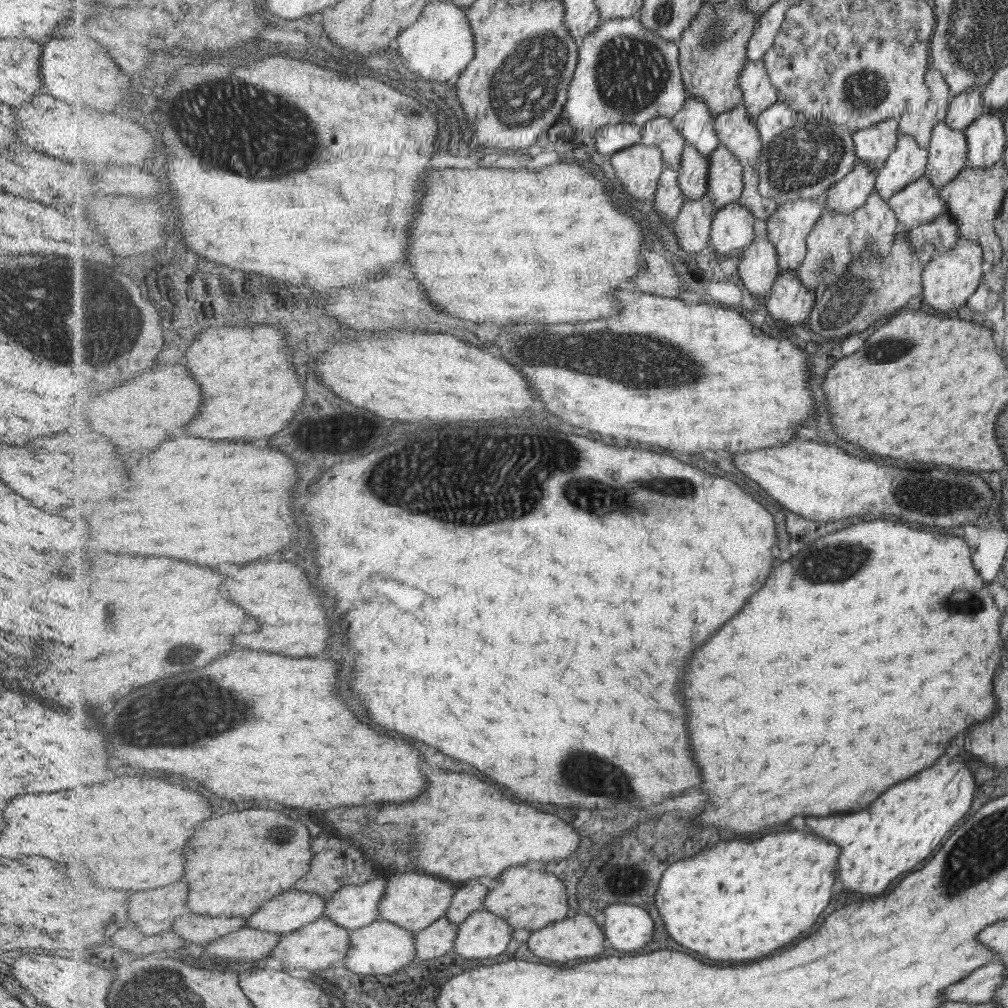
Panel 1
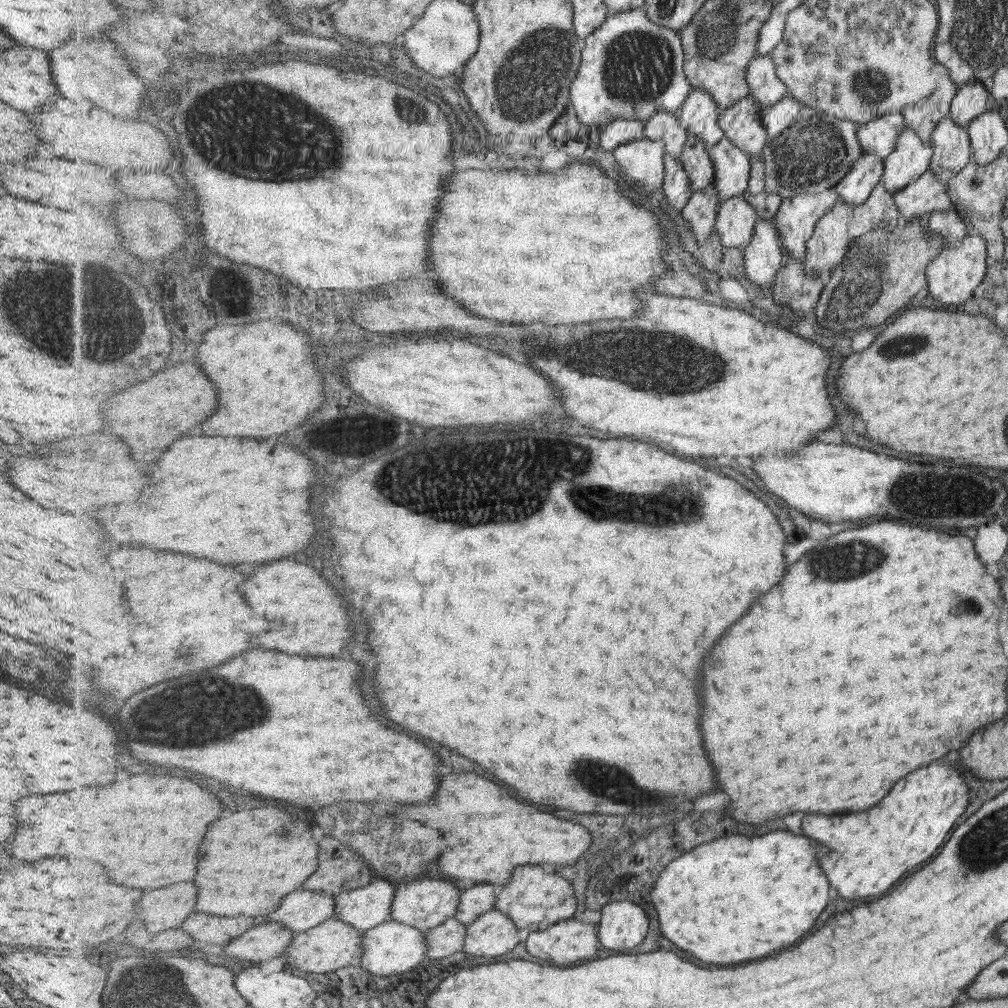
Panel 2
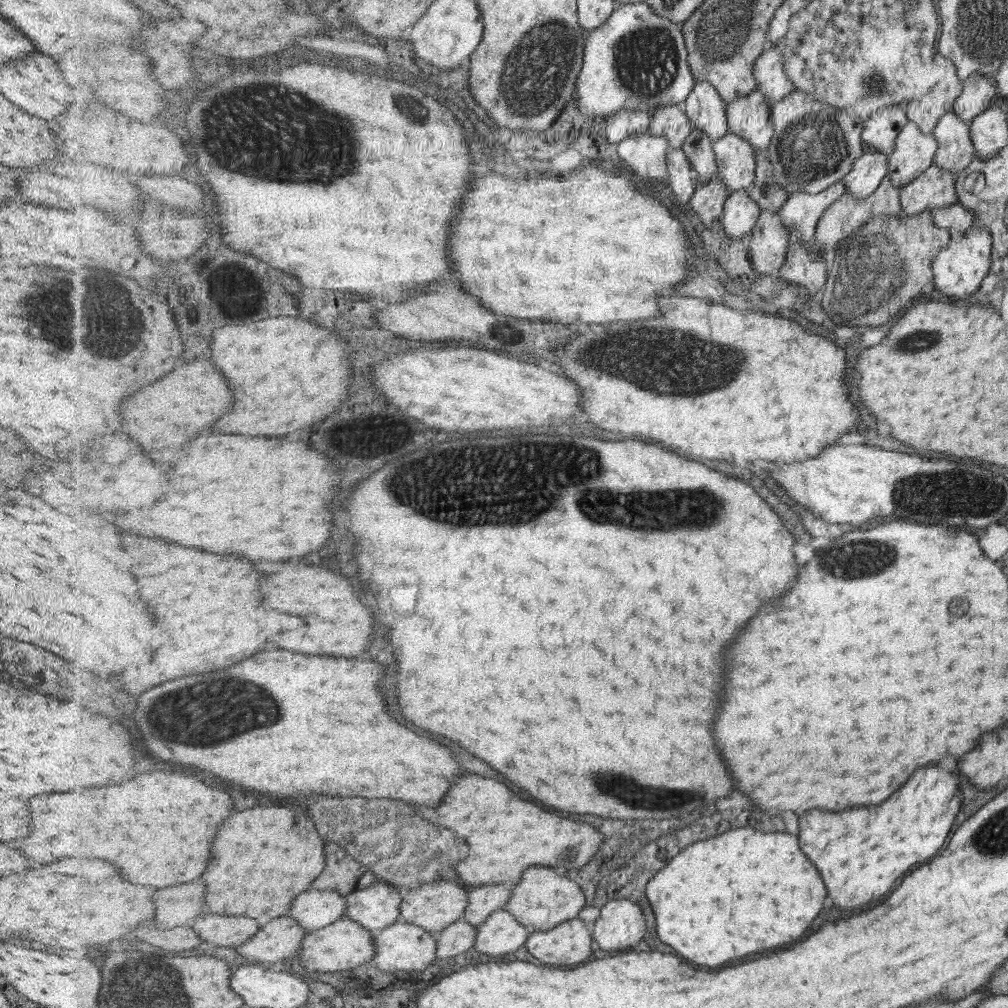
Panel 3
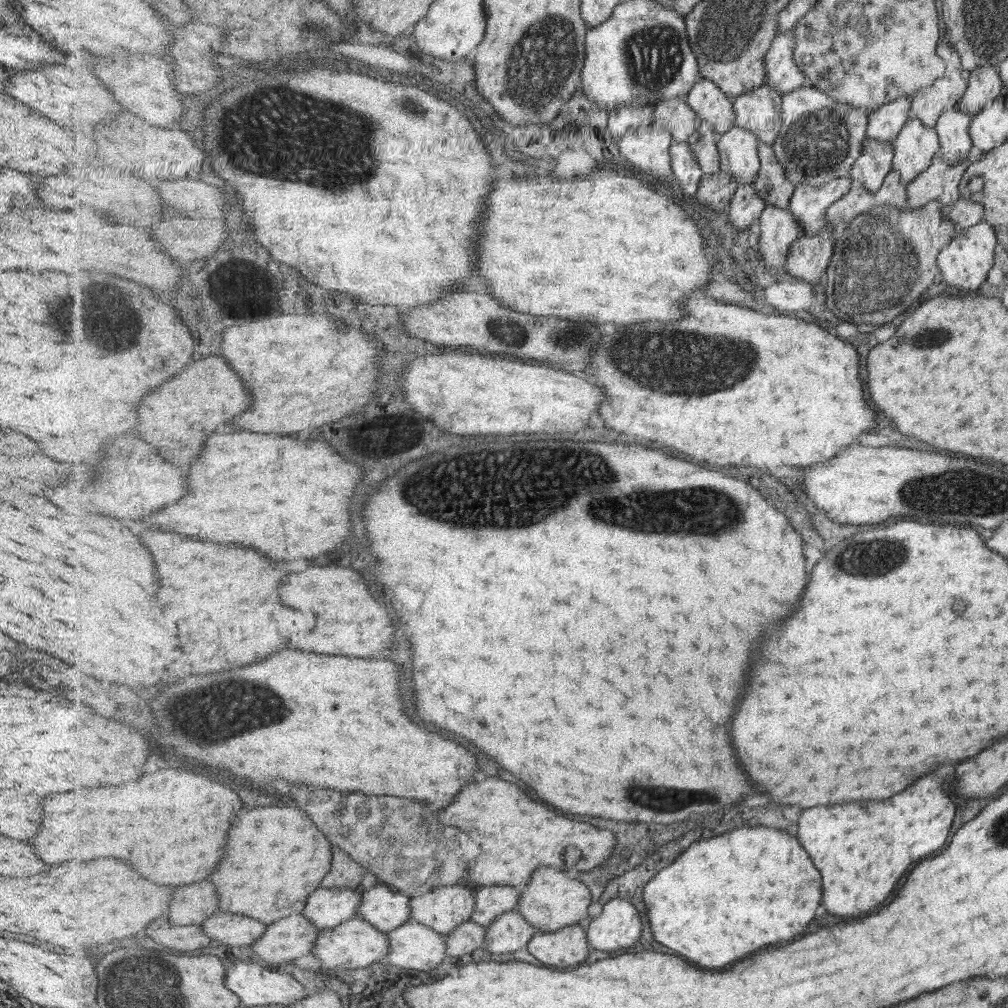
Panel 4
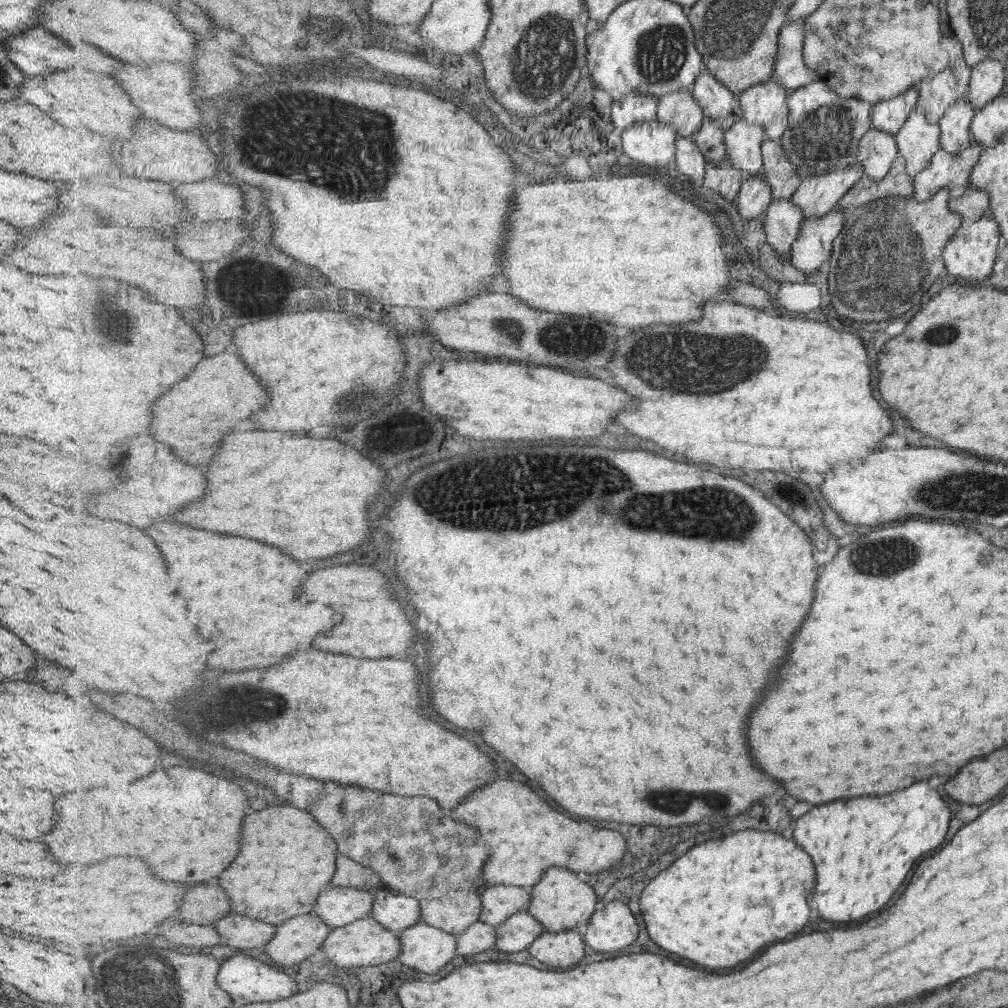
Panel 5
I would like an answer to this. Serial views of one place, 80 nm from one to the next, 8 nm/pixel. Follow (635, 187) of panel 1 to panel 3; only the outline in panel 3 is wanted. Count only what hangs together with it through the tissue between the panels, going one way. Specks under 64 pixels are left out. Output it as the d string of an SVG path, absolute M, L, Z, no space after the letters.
M650 133L627 138L618 144L618 156L639 176L638 180L670 178L668 169L669 140Z

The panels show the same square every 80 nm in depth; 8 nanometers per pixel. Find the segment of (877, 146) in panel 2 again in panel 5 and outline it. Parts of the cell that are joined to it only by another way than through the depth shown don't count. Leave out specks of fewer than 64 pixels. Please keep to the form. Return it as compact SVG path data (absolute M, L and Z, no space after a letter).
M913 87L905 94L879 102L873 108L873 126L896 136L912 116L918 97L918 87Z

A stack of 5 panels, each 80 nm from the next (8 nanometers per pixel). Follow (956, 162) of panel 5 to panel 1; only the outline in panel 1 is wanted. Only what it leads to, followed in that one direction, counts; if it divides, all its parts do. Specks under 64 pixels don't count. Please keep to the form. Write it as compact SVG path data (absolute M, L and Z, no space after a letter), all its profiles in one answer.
M923 176L894 194L888 201L900 220L899 229L905 231L928 223L947 210L938 189Z

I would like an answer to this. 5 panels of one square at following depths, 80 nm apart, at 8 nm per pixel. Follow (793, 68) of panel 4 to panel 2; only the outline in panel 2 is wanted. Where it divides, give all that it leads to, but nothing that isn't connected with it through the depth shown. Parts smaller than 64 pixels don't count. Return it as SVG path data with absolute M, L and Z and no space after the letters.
M759 54L751 61L747 70L747 82L750 95L757 100L762 111L788 96L787 86L779 80L776 62L771 54Z

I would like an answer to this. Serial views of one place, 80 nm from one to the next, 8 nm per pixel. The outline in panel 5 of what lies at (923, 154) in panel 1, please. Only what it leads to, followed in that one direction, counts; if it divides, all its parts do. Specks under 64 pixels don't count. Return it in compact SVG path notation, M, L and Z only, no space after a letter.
M915 109L904 127L895 136L901 157L905 159L909 176L927 167L933 153L938 149L940 128L931 124L921 110Z

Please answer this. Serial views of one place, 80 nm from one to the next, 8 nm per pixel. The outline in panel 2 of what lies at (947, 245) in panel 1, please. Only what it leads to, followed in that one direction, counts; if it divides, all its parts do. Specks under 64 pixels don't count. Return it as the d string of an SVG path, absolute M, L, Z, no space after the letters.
M953 208L933 212L926 218L924 233L939 233L947 244L961 240L966 234L966 224Z

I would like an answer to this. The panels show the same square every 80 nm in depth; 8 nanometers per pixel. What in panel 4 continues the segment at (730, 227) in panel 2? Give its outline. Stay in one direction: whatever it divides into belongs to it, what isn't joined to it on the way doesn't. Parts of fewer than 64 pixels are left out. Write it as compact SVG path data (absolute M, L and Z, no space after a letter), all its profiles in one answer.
M754 184L740 185L729 206L729 222L743 230L760 220L767 207L766 200L755 190Z

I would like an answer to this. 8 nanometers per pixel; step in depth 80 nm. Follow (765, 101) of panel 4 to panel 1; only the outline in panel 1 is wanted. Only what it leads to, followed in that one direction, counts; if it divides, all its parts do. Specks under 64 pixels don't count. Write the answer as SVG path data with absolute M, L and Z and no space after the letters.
M741 103L731 112L715 116L715 126L720 144L732 150L744 167L758 164L764 143L755 118L748 114L745 104Z

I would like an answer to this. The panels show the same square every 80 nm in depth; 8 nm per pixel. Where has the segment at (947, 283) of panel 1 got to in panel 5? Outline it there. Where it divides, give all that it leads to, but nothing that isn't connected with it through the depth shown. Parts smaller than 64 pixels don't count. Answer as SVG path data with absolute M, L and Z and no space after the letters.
M989 214L977 222L963 225L957 229L952 241L944 245L941 253L941 258L944 258L945 268L949 271L950 276L957 278L957 281L963 284L979 283L989 276L993 260L995 260L995 252L997 252L997 242L999 242L997 238L999 238L997 222Z

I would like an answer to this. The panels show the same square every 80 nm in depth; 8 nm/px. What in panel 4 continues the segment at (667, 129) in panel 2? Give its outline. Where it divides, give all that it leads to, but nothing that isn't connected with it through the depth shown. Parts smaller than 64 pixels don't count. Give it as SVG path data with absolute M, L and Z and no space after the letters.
M669 98L655 106L655 125L669 129L675 143L688 142L700 123L686 98Z

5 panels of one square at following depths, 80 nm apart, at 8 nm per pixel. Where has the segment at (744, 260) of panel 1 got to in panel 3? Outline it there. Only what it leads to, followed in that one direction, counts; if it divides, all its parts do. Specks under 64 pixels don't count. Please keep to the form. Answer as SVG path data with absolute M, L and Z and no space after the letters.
M765 210L753 231L753 239L748 243L752 265L756 272L774 277L788 257L790 230L779 213Z

